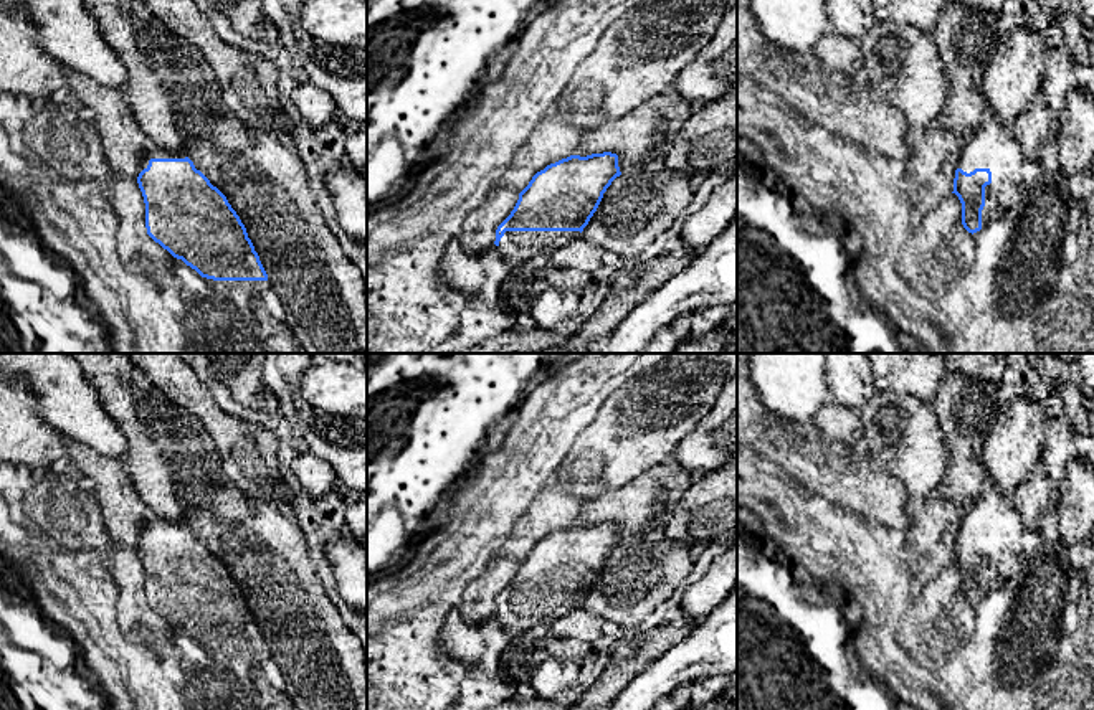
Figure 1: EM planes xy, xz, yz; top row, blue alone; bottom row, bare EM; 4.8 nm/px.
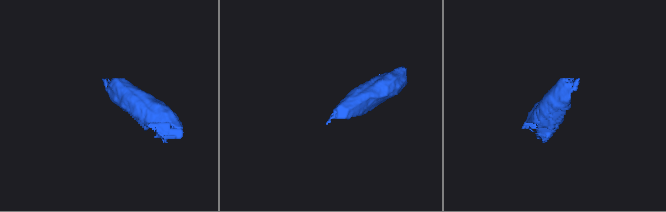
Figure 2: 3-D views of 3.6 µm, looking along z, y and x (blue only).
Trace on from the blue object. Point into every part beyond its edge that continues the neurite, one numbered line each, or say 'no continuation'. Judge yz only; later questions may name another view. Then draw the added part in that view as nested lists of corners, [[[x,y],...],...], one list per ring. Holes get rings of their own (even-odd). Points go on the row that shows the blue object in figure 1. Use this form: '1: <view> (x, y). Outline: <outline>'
1: yz (992, 146). Outline: [[[988,112],[968,135],[960,152],[958,168],[967,173],[975,168],[992,172],[992,183],[985,187],[982,230],[990,228],[993,218],[1025,200],[1028,192],[1023,182],[1025,162],[1013,125],[1001,125],[993,112]]]

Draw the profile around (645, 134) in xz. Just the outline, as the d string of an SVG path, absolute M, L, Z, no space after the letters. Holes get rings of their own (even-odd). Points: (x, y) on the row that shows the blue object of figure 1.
M668 88L633 112L587 130L575 155L616 154L621 175L643 168L668 154L678 132L696 109L691 101Z

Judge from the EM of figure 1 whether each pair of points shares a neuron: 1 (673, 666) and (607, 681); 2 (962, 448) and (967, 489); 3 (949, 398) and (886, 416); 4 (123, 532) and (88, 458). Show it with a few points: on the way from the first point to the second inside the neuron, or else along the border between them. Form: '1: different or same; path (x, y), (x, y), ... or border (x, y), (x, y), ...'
1: different; border (670, 649), (651, 661), (618, 692)
2: same; path (965, 458), (965, 479)
3: different; border (931, 403), (944, 440)
4: same; path (123, 514), (113, 484), (106, 476)

